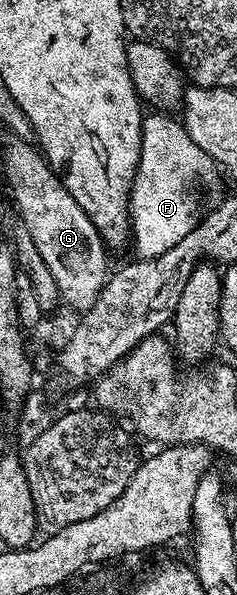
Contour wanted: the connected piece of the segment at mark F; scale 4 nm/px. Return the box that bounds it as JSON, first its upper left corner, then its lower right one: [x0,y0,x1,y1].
[130,112,216,258]

